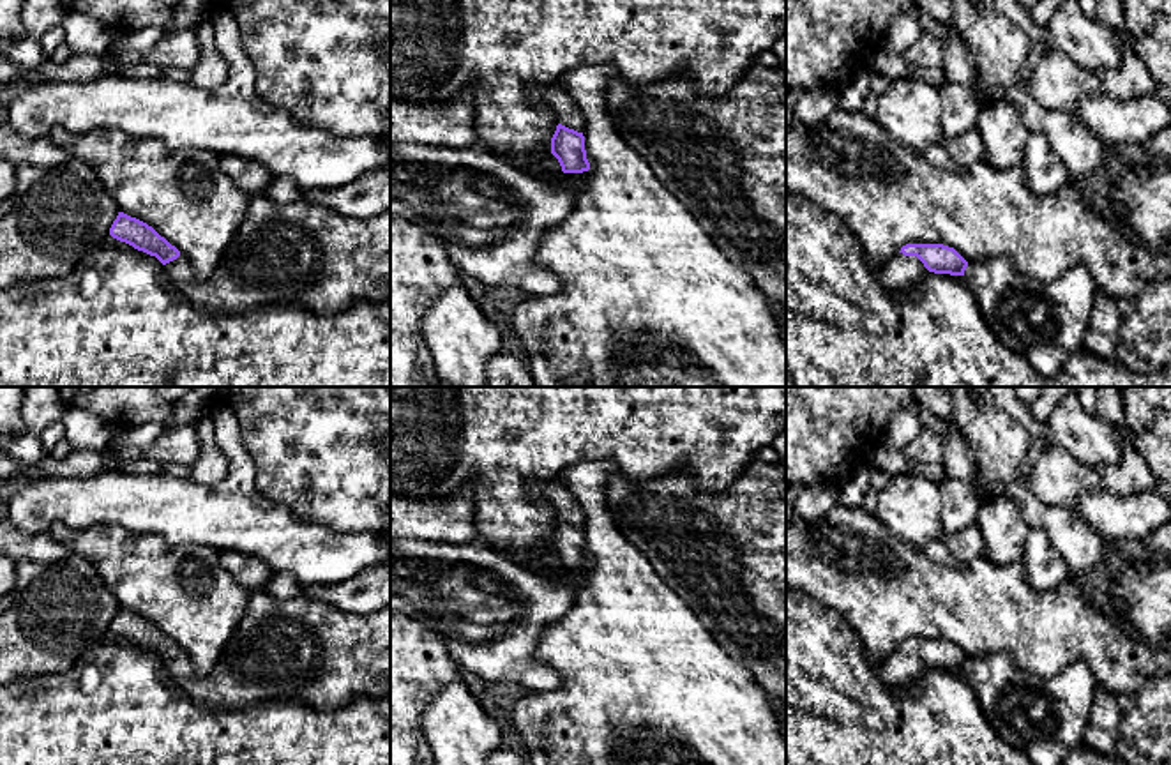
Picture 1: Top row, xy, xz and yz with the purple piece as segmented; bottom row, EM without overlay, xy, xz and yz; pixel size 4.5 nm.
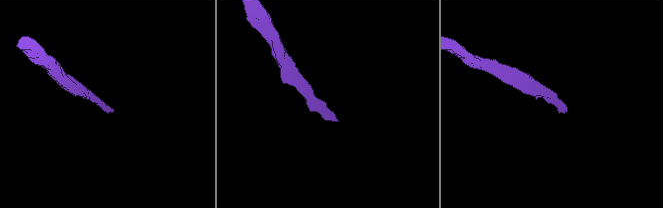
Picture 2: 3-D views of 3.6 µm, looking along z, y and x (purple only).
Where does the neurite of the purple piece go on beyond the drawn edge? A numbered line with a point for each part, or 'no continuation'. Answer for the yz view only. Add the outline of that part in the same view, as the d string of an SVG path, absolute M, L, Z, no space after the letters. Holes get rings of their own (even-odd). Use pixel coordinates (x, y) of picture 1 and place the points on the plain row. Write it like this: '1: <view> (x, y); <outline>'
1: yz (901, 668); M895 648L878 668L878 673L885 684L901 689L924 677L927 670L929 666L917 652L904 652L903 648Z

